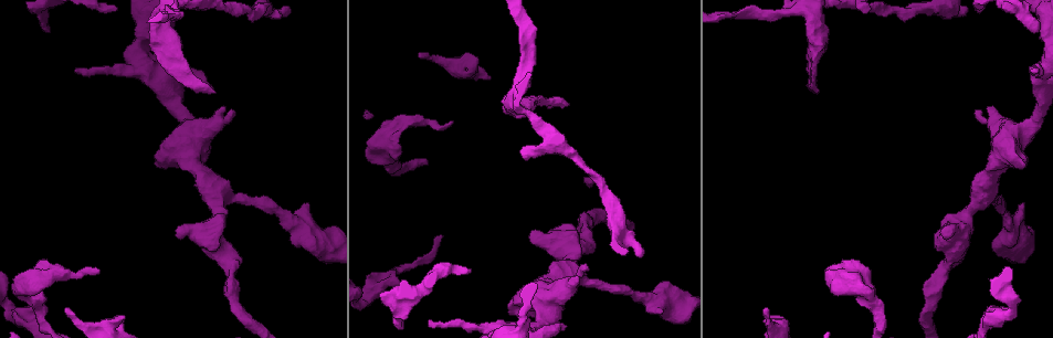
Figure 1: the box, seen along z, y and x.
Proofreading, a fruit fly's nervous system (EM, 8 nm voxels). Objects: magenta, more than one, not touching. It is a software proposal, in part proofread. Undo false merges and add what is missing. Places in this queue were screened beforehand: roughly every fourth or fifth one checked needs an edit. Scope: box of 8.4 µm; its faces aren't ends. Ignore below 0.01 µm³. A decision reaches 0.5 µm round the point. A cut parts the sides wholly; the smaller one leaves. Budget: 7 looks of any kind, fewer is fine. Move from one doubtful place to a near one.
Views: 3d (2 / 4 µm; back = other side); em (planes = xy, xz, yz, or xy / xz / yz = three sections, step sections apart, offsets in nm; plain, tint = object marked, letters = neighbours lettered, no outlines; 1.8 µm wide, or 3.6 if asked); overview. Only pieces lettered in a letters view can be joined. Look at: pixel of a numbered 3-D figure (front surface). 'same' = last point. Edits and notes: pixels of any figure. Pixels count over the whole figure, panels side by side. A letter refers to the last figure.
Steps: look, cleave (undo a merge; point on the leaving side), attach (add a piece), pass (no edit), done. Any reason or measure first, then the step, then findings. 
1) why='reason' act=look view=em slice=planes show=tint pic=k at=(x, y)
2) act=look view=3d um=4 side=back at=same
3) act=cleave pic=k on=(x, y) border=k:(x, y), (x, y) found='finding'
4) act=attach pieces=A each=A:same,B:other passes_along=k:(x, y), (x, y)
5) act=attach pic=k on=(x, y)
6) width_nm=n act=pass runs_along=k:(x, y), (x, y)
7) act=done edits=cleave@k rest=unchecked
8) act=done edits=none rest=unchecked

why='branch stops here' act=look view=em slice=planes show=letters pic=1 at=(214, 93)

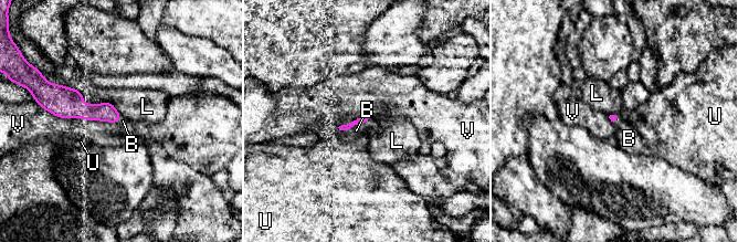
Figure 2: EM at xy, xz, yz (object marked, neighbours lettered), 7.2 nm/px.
act=attach pieces=B each=B:same,L:other,U:other,V:other passes_along=2:(359, 120), (354, 125), (356, 130) found='the neuron continues'

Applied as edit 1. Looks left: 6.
why='see it whole again' act=look view=overview

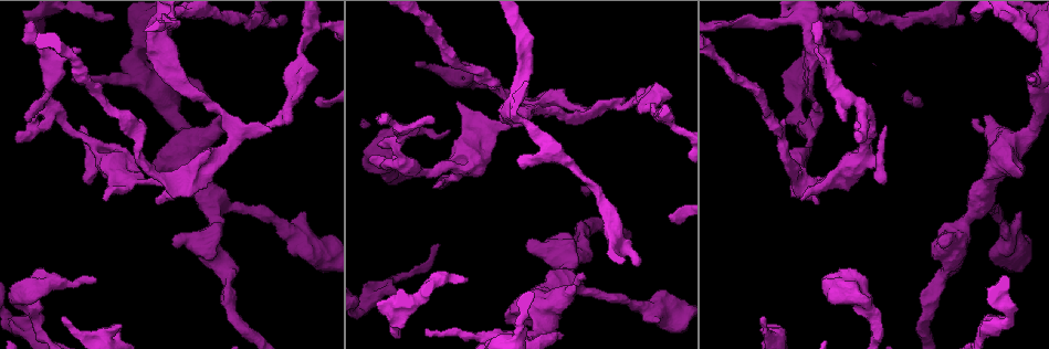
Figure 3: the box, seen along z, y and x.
why='three arms meet' act=look view=3d um=2 pic=3 at=(406, 167)

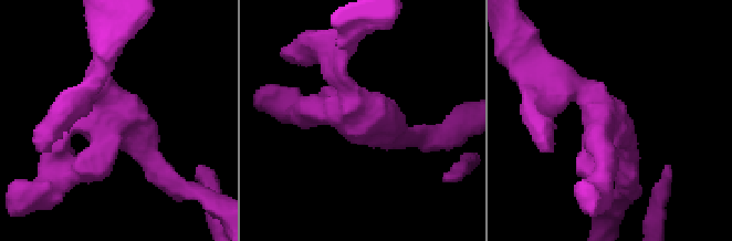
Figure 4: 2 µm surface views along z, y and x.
arms=3 arm_widths_nm=170,180,220 act=look view=em slice=planes show=letters pic=4 at=(614, 125)

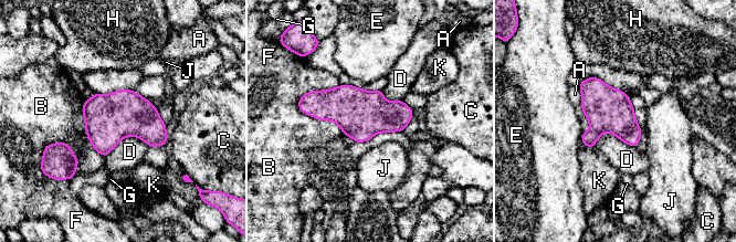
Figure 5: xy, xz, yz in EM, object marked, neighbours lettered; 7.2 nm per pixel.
act=pass each=A:other,B:other,C:other,D:other,E:other,F:other,G:other,H:other,J:other,K:other border=5:(593, 144), (610, 132), (637, 147) found='one neuron here'

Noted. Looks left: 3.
why='free end' act=look view=3d um=4 pic=3 at=(802, 201)

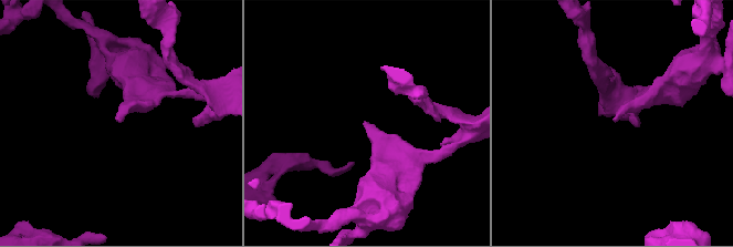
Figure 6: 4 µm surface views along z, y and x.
act=look view=em slice=xy step=4 show=letters pic=6 at=(118, 122)

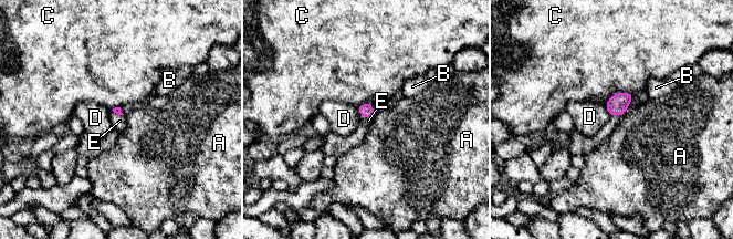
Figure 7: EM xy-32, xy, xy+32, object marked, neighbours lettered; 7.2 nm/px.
why='another direction' act=look view=em slice=planes show=letters at=same

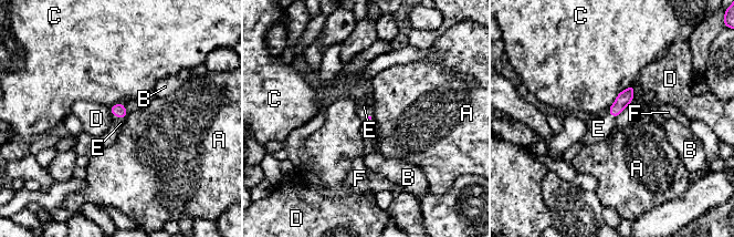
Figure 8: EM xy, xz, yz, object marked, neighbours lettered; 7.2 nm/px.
act=attach pieces=E each=A:other,B:other,C:other,D:other,E:same,F:other passes_along=8:(118, 110), (118, 116), (116, 120) found='it goes on there'

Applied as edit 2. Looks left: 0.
act=done edits=attach@2,attach@8 rest=unchecked

